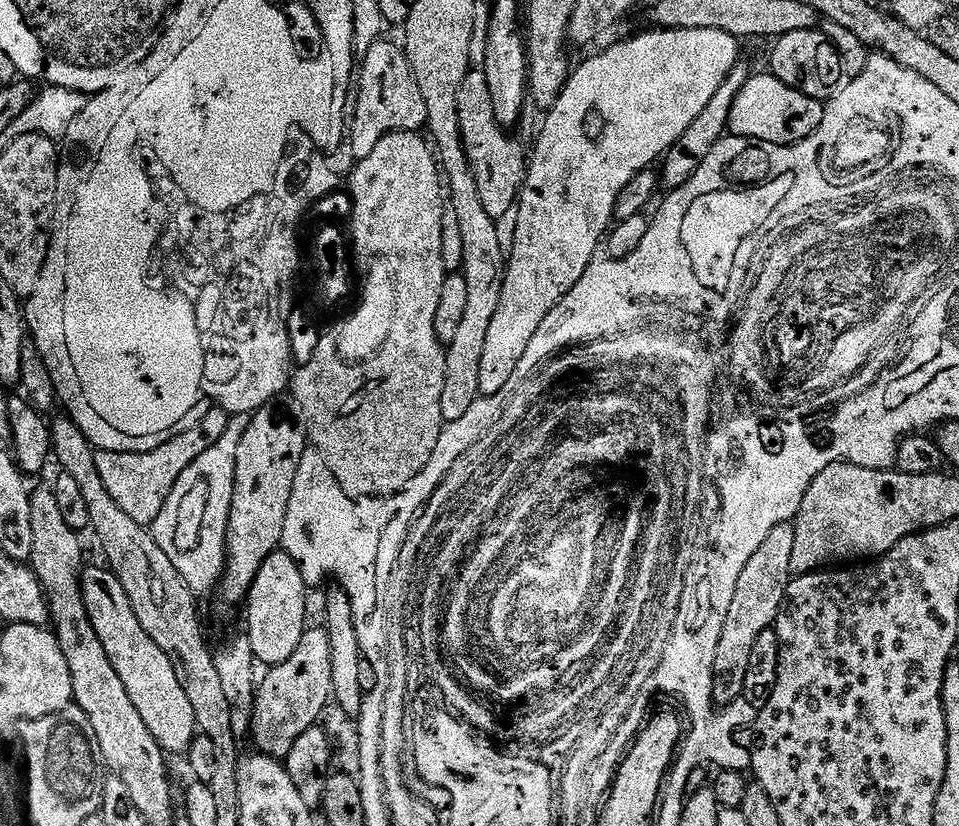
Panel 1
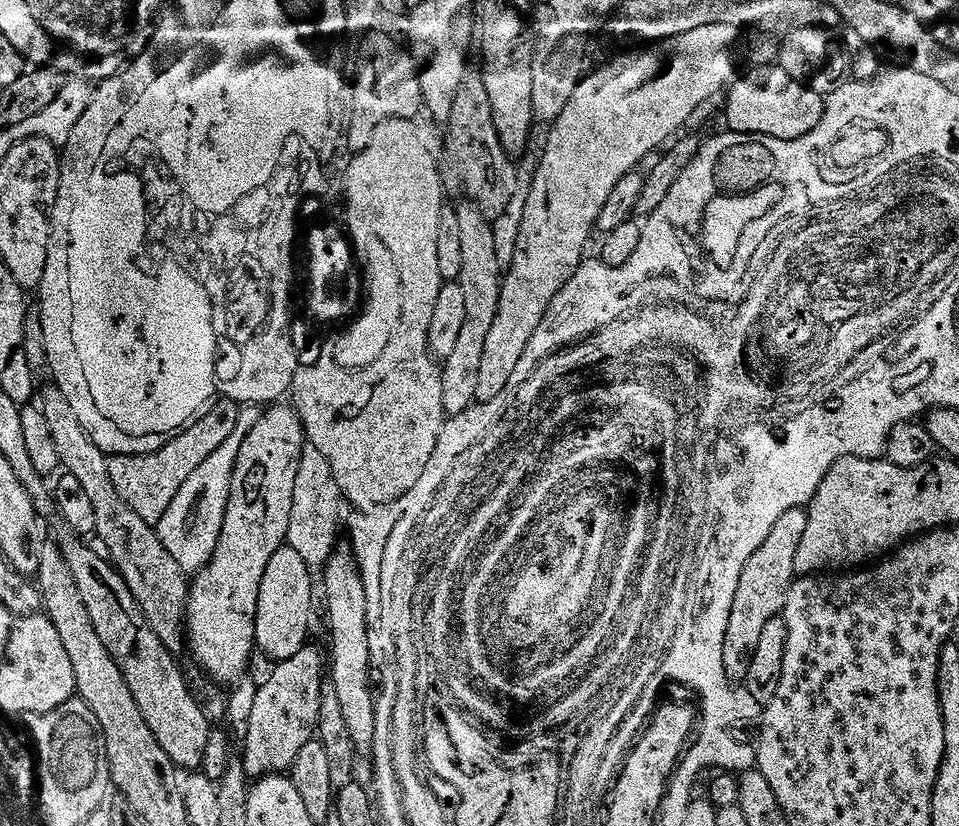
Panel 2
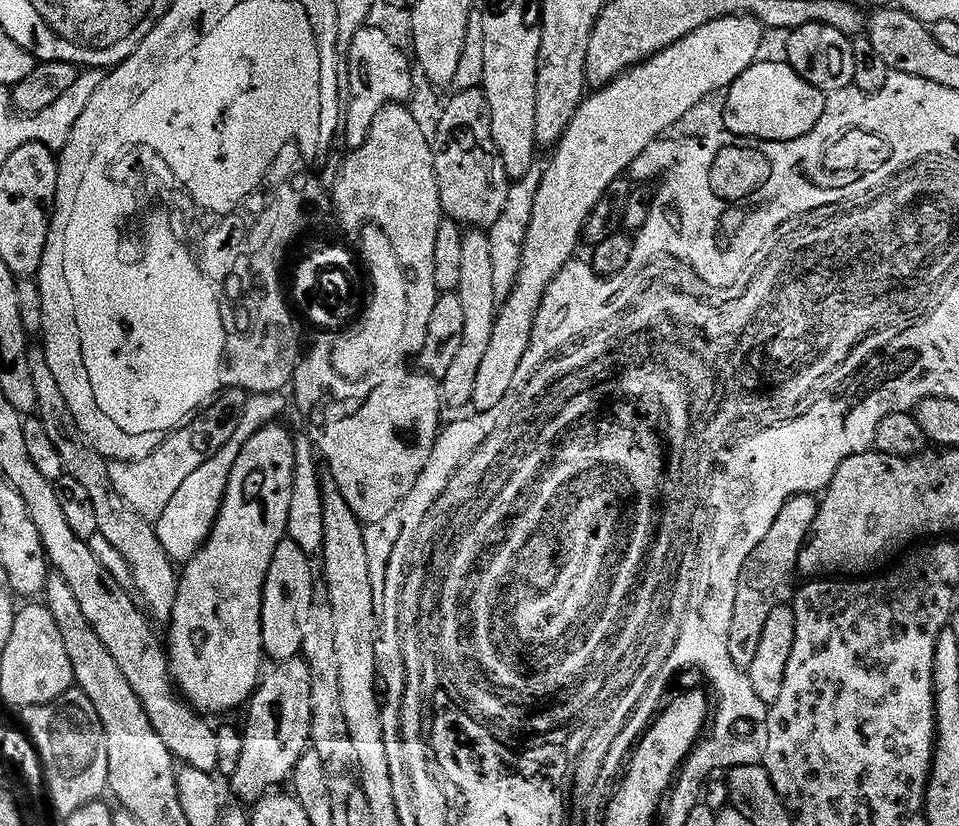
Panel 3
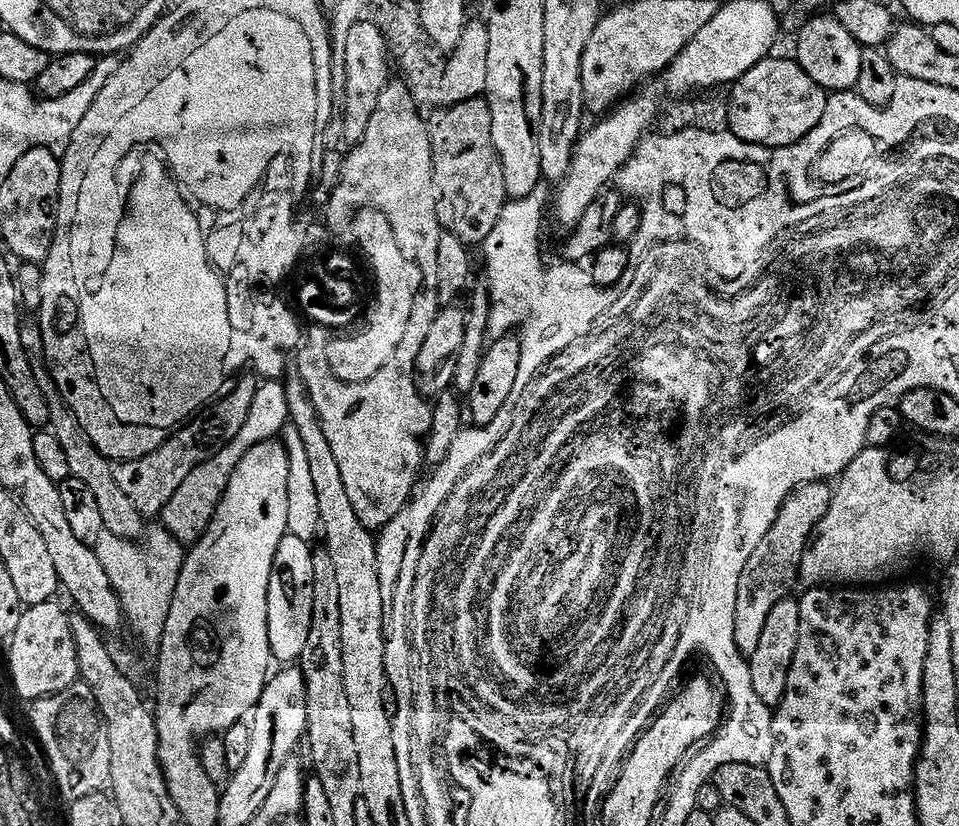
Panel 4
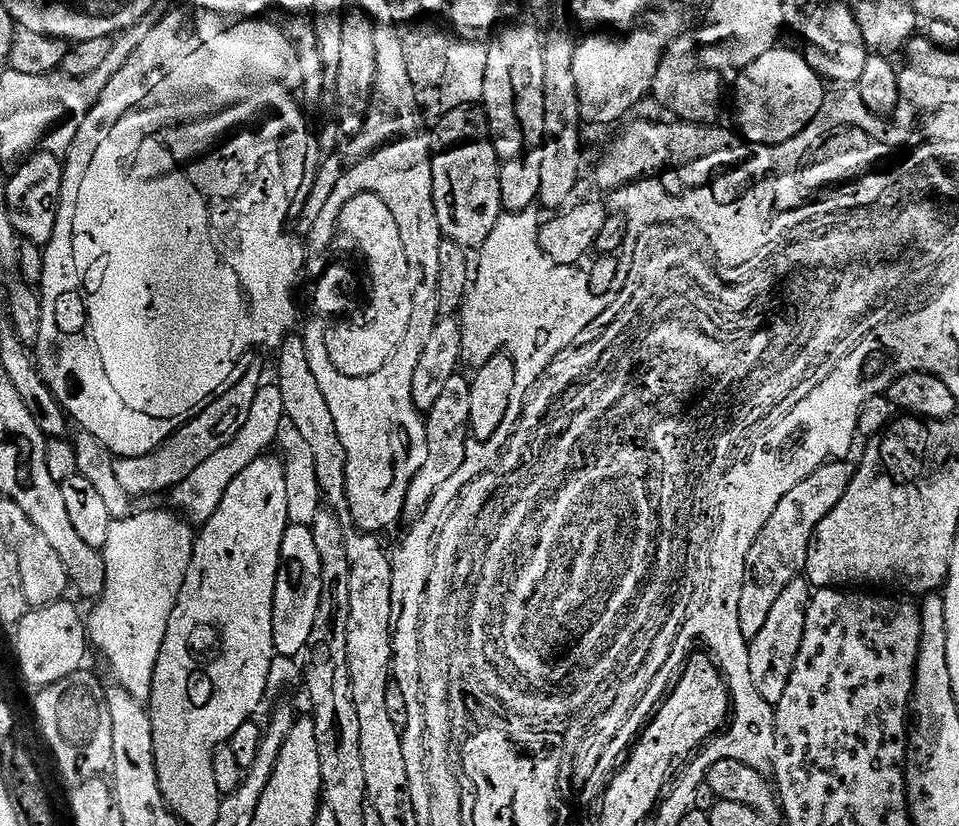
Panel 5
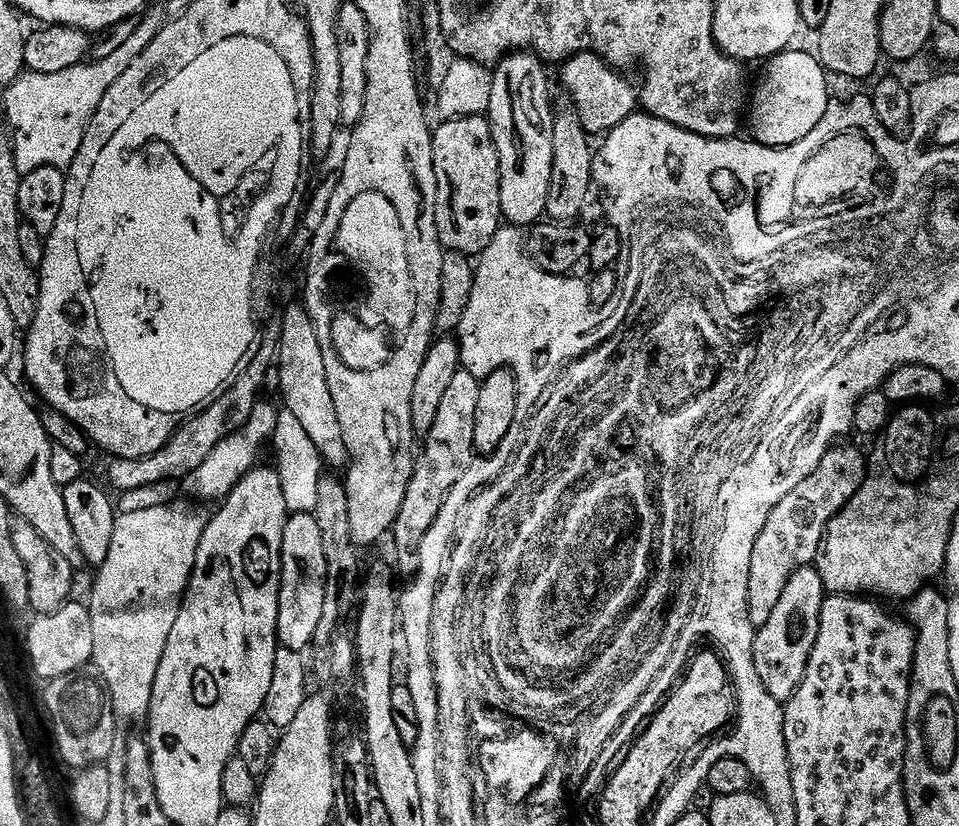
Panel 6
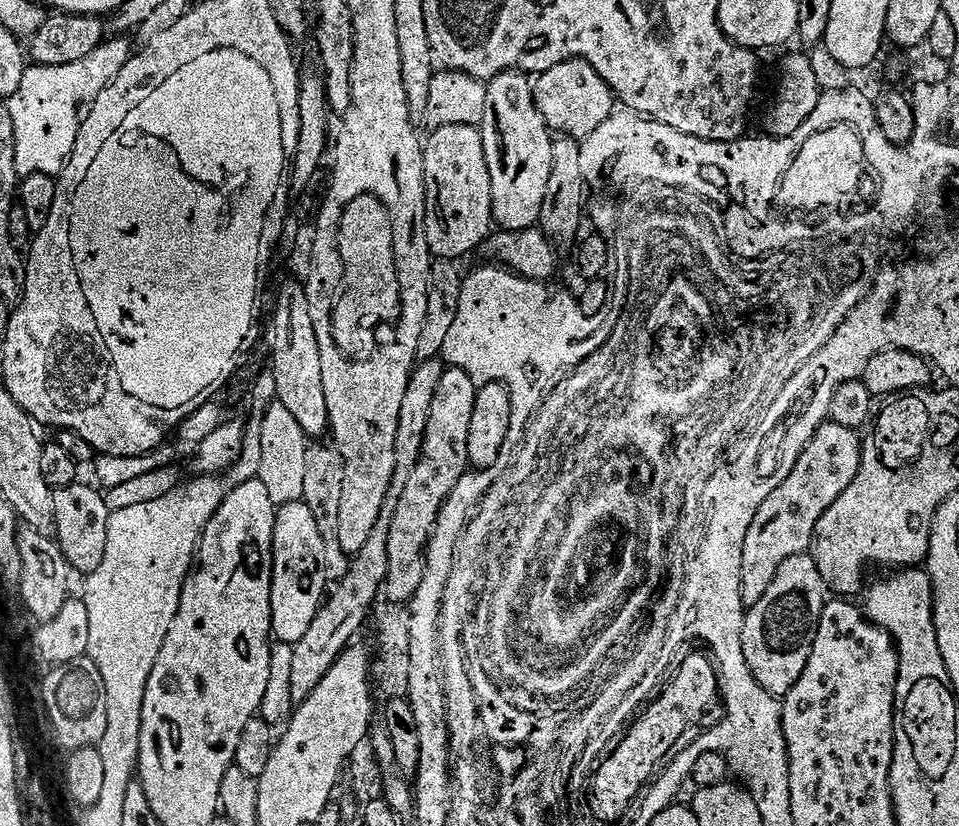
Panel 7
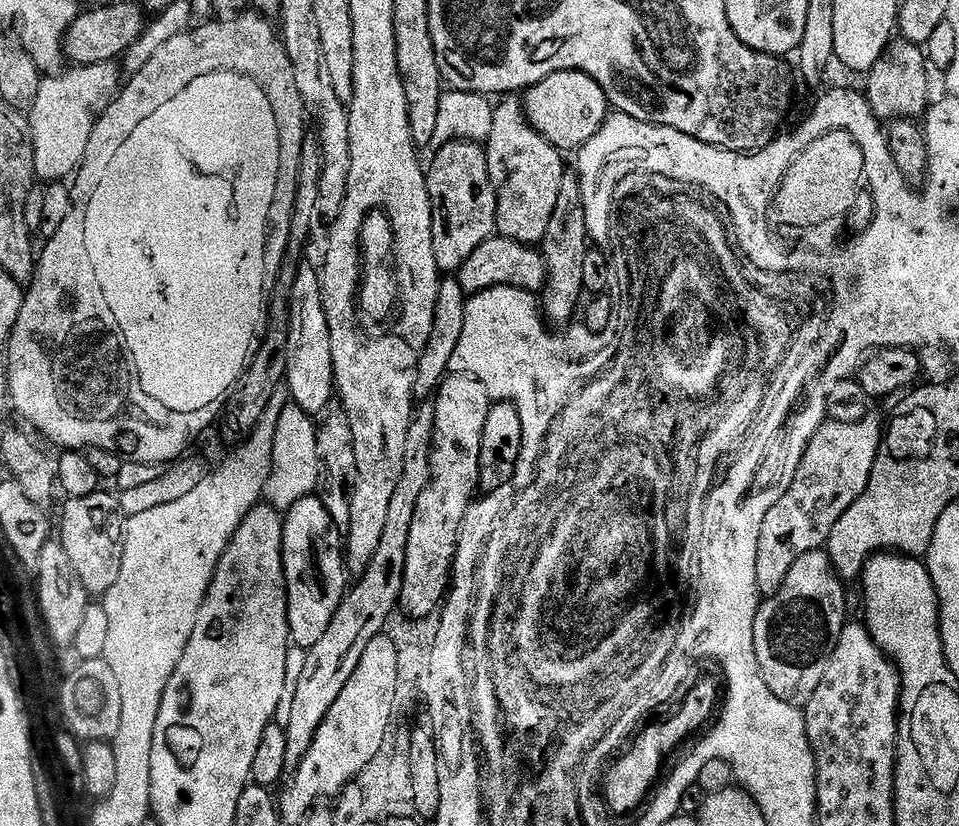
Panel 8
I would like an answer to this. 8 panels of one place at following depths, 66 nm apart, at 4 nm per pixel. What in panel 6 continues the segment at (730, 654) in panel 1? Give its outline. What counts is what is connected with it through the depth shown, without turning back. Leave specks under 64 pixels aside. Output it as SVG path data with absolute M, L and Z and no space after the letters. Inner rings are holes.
M848 448L836 460L835 451L829 450L810 478L798 482L798 486L774 506L770 518L766 518L762 534L754 542L754 554L750 554L748 617L753 629L759 630L770 622L770 614L774 614L774 606L778 606L778 598L782 598L792 573L807 569L815 561L828 523L848 505L860 488L860 480L852 473L852 468L863 469L865 464L865 453Z

